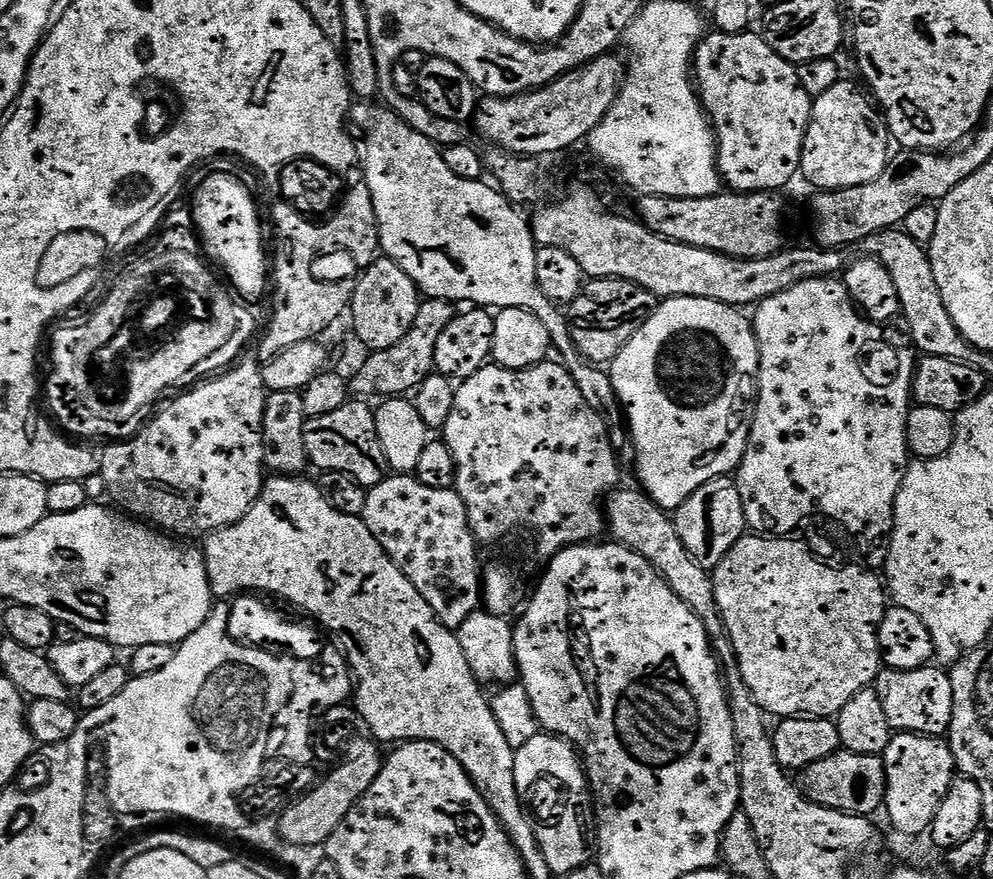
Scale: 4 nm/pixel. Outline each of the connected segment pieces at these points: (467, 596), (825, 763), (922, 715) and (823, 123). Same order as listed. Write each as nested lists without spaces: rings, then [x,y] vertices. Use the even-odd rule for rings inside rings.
[[[390,474],[378,486],[368,489],[366,510],[362,517],[364,524],[374,534],[382,550],[410,578],[412,585],[426,598],[434,610],[436,619],[446,627],[459,629],[466,618],[477,611],[482,604],[482,564],[476,561],[478,541],[468,525],[468,511],[462,498],[452,488],[431,488],[412,474]]]
[[[841,750],[814,762],[808,768],[803,769],[799,776],[798,787],[811,804],[817,804],[823,808],[838,810],[839,812],[848,812],[851,816],[871,817],[872,812],[877,811],[879,813],[883,809],[884,795],[886,794],[886,770],[881,757],[854,754]]]
[[[925,666],[914,670],[894,670],[884,668],[876,677],[874,685],[882,702],[886,722],[897,733],[918,732],[922,736],[943,737],[948,731],[954,710],[954,690],[952,677],[940,668]]]
[[[836,80],[812,101],[799,175],[805,176],[816,190],[838,192],[842,188],[857,188],[866,182],[874,182],[874,178],[886,170],[890,159],[888,125],[873,101],[858,89],[855,83]]]

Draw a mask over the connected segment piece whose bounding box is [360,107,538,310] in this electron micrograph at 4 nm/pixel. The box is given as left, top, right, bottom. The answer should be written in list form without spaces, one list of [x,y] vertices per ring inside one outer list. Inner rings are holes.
[[[383,107],[380,108],[372,108],[369,112],[362,113],[360,120],[364,124],[372,124],[368,128],[368,141],[362,144],[362,172],[364,168],[362,180],[366,185],[366,196],[368,192],[369,198],[367,199],[377,214],[380,246],[383,255],[395,262],[414,281],[417,289],[425,297],[433,300],[450,300],[453,302],[465,300],[465,305],[483,306],[489,310],[520,308],[520,292],[528,292],[528,288],[532,288],[532,280],[520,280],[520,276],[524,276],[524,272],[528,272],[528,276],[532,276],[532,251],[538,247],[536,239],[532,237],[529,221],[526,219],[526,216],[524,220],[523,214],[520,213],[523,211],[517,205],[513,204],[500,191],[499,187],[493,186],[484,180],[458,178],[458,174],[454,174],[454,170],[450,170],[450,166],[446,166],[441,149],[439,147],[436,149],[437,145],[433,140],[426,138],[422,134],[418,134],[418,130],[410,130],[410,126],[403,124],[395,112],[385,110]]]

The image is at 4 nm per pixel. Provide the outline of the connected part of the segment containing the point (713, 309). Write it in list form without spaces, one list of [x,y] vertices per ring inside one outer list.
[[[670,296],[661,299],[656,305],[654,314],[641,328],[626,342],[626,346],[618,353],[616,359],[611,361],[610,375],[613,389],[623,407],[623,415],[626,417],[626,428],[632,434],[632,444],[636,447],[636,472],[640,475],[639,487],[646,495],[657,504],[659,508],[665,510],[675,510],[694,494],[706,482],[710,482],[719,476],[732,476],[739,468],[745,450],[748,449],[748,432],[752,428],[752,414],[754,411],[754,401],[756,398],[756,376],[760,372],[760,351],[753,325],[743,316],[739,307],[714,302],[706,298],[694,298],[693,296]]]

